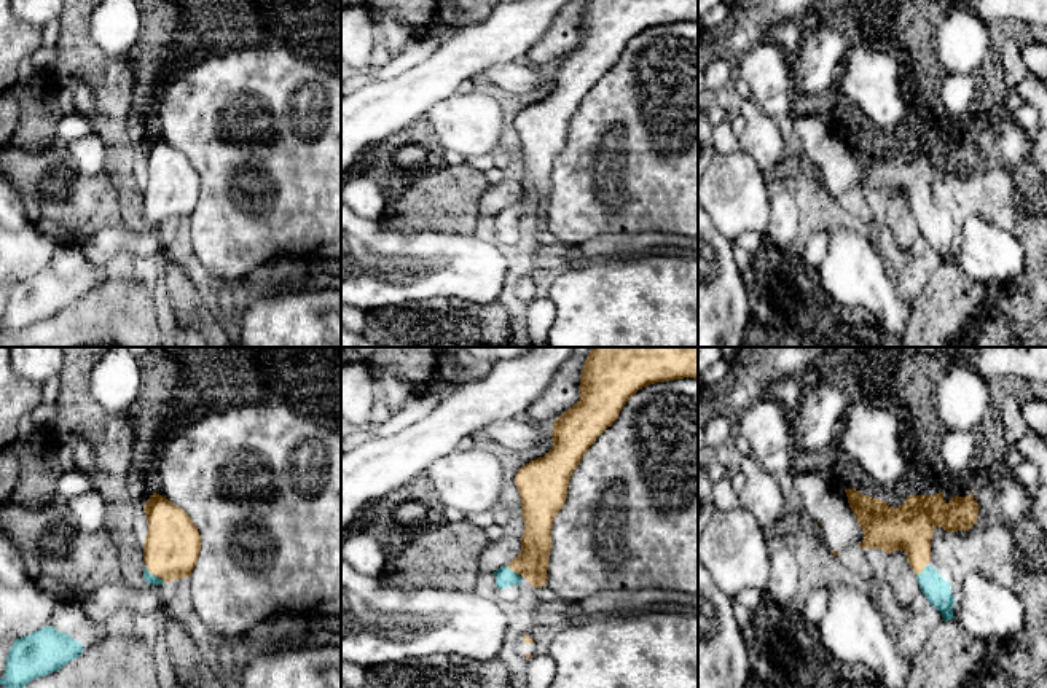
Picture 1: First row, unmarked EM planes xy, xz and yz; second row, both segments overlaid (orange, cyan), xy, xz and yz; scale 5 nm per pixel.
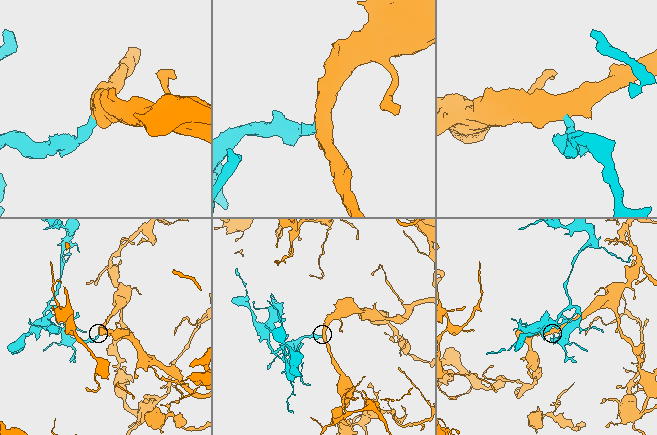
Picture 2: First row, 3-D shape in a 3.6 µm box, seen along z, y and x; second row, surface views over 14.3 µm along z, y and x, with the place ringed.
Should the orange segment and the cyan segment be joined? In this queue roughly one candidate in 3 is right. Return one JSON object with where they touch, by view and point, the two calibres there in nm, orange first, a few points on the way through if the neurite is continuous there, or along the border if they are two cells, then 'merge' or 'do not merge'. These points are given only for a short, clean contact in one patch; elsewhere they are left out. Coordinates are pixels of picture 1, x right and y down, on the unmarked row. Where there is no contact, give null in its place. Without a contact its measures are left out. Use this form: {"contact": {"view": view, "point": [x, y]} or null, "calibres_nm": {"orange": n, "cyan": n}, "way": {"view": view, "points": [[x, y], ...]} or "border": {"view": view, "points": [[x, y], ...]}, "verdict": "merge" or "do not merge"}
{"contact": {"view": "xy", "point": [155, 218]}, "calibres_nm": {"orange": 280, "cyan": 50}, "way": {"view": "xy", "points": [[172, 187], [164, 207], [155, 218], [150, 222]]}, "verdict": "merge"}

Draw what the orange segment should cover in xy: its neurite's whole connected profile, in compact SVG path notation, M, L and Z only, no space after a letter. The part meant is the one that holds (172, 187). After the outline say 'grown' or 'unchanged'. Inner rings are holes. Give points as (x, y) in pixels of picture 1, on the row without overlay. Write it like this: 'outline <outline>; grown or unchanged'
outline M153 135L143 150L148 174L143 186L143 221L164 228L188 221L198 205L201 180L190 159Z; grown

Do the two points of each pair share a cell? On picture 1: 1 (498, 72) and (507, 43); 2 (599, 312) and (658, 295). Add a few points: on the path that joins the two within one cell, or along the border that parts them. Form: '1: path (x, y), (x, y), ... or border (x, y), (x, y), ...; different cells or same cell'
1: border (513, 59), (496, 62), (485, 69); different cells
2: path (614, 312), (639, 312), (644, 308); same cell

